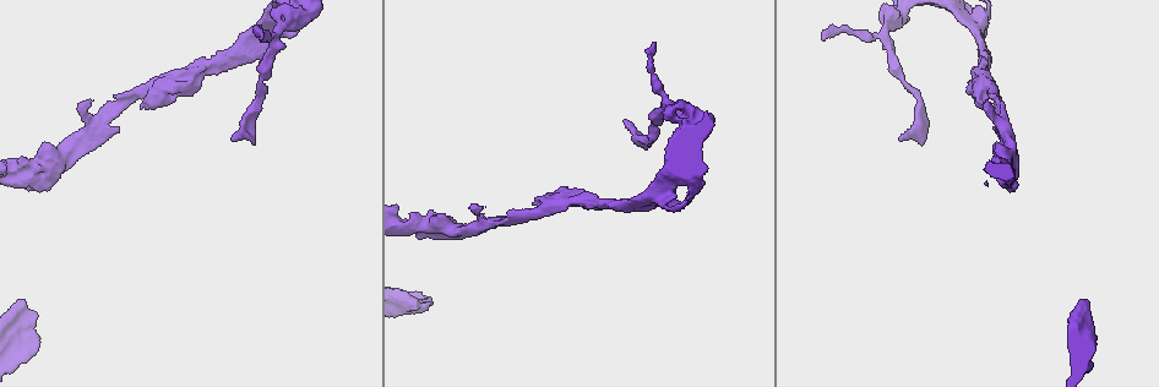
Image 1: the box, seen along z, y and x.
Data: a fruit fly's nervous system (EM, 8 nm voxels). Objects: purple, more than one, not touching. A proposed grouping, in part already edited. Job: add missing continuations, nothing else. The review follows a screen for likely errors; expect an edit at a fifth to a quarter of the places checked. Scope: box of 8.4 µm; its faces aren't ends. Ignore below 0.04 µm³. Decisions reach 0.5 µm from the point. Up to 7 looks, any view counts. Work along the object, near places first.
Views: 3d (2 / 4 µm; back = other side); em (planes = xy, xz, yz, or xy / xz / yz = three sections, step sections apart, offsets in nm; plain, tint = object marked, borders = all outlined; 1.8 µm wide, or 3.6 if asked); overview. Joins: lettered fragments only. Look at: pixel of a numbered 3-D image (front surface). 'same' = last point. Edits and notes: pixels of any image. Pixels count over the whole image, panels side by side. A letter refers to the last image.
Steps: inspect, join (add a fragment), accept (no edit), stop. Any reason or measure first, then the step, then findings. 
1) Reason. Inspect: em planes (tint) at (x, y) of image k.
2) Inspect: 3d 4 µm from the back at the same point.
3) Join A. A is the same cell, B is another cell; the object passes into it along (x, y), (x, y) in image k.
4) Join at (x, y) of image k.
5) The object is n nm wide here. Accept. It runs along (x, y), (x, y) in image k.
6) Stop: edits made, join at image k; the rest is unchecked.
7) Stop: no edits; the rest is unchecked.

Free end. Inspect: em xy step 4 (tint) at (415, 299) of image 1.

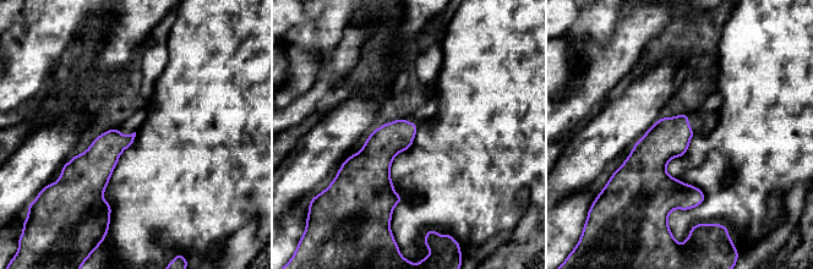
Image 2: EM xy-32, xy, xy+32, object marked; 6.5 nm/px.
Inspect: em xz step 4 (borders) at the same point.

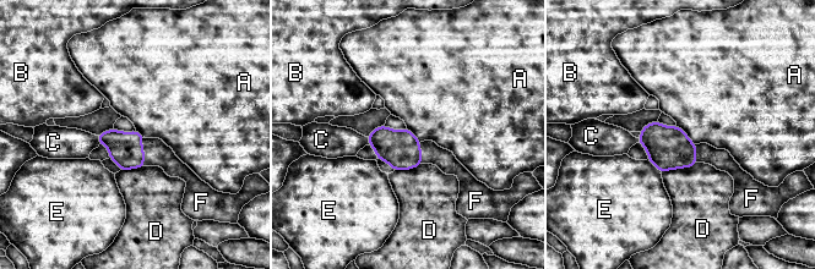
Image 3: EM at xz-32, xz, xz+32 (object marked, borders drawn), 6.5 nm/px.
The object is 220 nm wide here. Join F. F is the same cell, A, B, C, D and E are other cells; it goes on there.

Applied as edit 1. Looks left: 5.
Redraw. Inspect: overview.

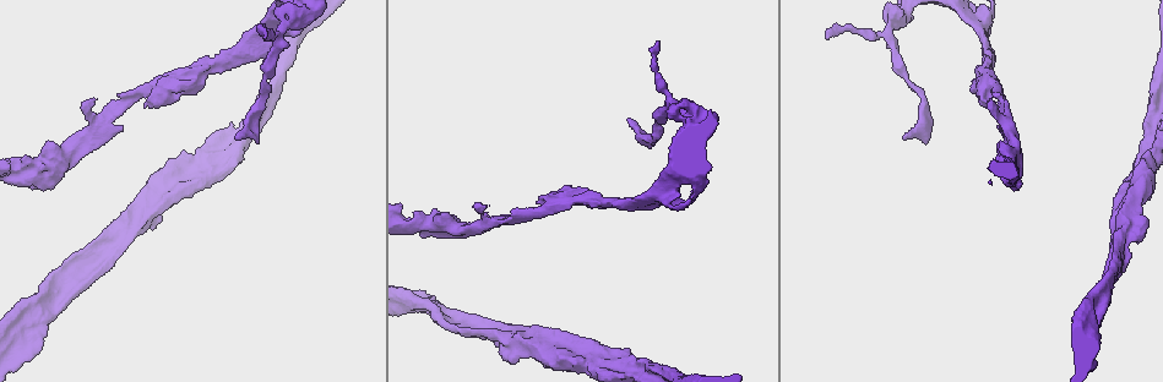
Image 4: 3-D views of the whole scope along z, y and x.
Closes a loop. Inspect: 3d 2 µm at (598, 365) of image 4.

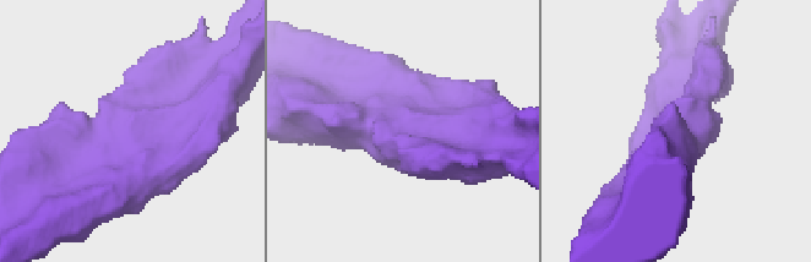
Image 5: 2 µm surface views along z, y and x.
Shape alone is not enough. Inspect: em xy step 8 (borders) at (122, 131) of image 5.

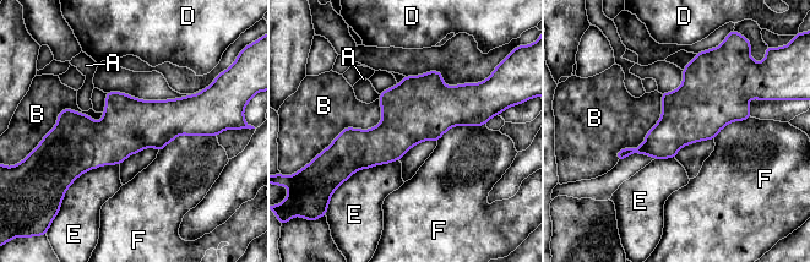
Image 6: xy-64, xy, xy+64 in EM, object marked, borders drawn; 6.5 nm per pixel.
Accept. A, B, D, E and F are other cells; a border runs along (661, 93), (659, 120), (616, 160) in image 6; no lettered fragment goes on from it.

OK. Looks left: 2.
Tapers out. Inspect: 3d 4 µm at (489, 205) of image 4.

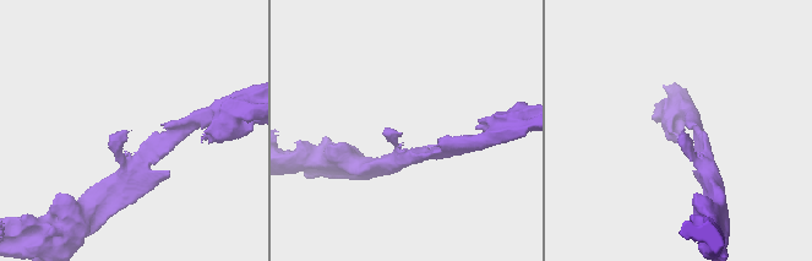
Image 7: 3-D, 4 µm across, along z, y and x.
Shape alone is not enough. Inspect: em yz step 16 (borders) at (681, 132) of image 7.

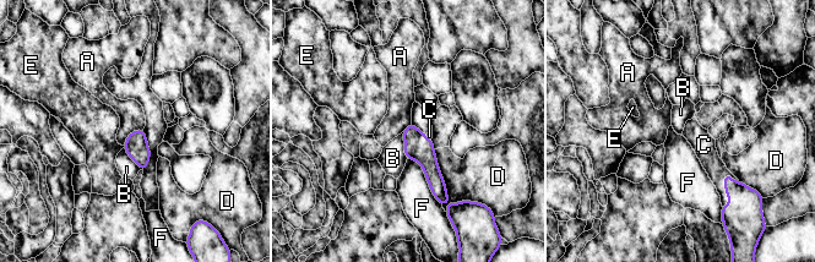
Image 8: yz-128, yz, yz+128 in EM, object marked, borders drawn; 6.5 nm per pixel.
Join C. C is the same cell, A, B, D, E and F are other cells; it goes on there.

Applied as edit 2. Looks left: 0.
Stop: edits made, join at image 3, join at image 8; the rest is unchecked.

